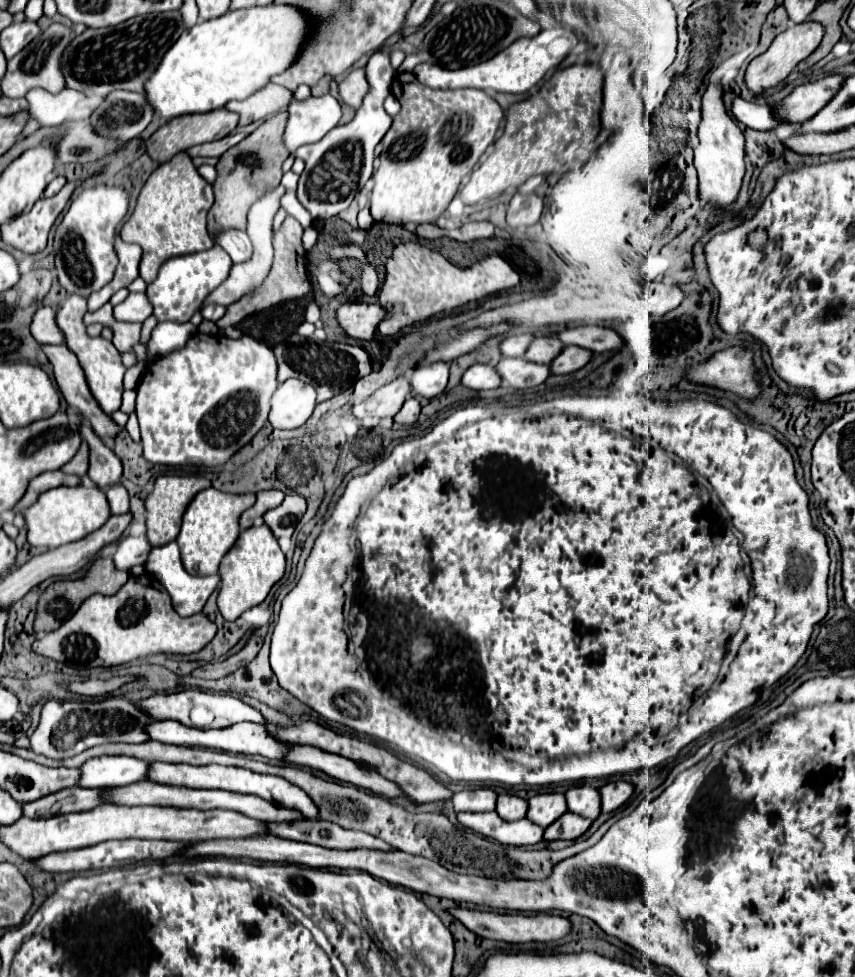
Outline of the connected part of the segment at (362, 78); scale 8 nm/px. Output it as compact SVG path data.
M358 68L352 70L346 80L340 84L340 96L346 104L358 108L364 100L364 94L368 92L368 78L366 78L366 70Z

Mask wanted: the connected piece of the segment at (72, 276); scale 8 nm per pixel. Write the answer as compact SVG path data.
M94 184L84 188L70 204L70 210L62 218L54 236L56 272L58 282L68 294L80 294L88 298L92 292L104 288L112 280L118 258L114 252L114 236L118 226L130 214L130 192L122 186Z

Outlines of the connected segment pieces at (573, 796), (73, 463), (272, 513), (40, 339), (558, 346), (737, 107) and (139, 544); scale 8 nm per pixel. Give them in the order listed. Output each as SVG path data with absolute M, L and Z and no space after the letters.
M574 786L566 792L568 810L584 818L596 820L600 814L600 794L592 786Z
M82 442L76 456L64 466L64 472L76 474L76 476L82 476L82 478L88 474L88 444L86 442Z
M290 494L284 498L284 502L278 508L268 510L264 514L264 522L270 526L270 530L274 532L276 538L292 536L296 524L304 516L304 512L306 512L306 500L298 494Z
M42 306L32 320L32 336L38 344L64 344L64 334L56 324L56 310Z
M536 336L530 342L524 358L530 362L538 362L538 364L550 364L560 354L562 348L564 346L556 336Z
M734 98L732 112L744 126L752 130L768 130L768 128L774 130L782 126L780 122L776 122L776 116L772 116L772 106L768 104L756 104L756 102L746 102L742 98Z
M144 534L126 536L118 542L118 550L114 554L114 564L118 570L130 570L136 564L144 564L150 550L152 550L152 546Z

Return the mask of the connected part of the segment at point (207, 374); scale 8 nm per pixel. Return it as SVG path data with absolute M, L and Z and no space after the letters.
M194 334L184 348L174 350L148 364L144 378L136 388L136 414L142 430L144 458L152 464L168 466L222 466L268 422L270 398L276 388L276 358L272 348L268 348L266 344L254 340L252 336L232 340L222 334Z

